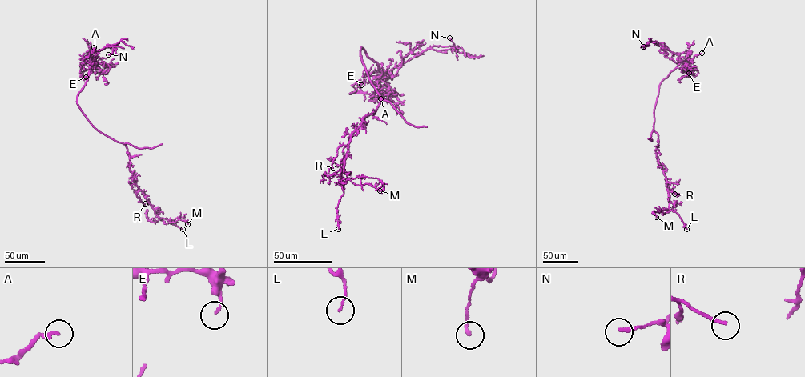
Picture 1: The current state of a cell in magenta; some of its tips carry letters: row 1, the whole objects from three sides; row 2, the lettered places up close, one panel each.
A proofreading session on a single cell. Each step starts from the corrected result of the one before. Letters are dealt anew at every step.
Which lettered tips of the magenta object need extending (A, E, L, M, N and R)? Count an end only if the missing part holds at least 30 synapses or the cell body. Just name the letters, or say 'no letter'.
no letter

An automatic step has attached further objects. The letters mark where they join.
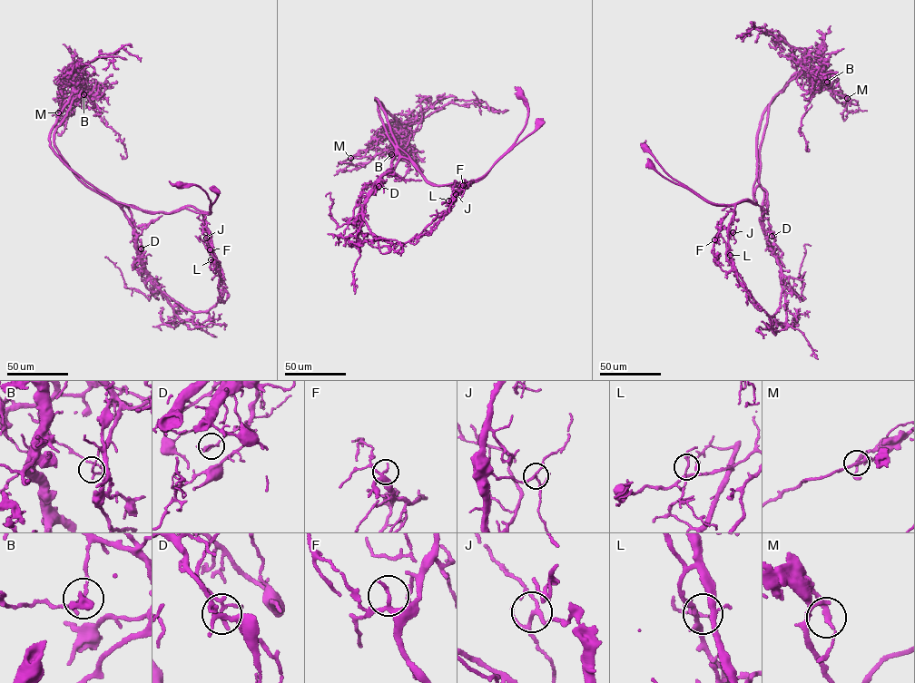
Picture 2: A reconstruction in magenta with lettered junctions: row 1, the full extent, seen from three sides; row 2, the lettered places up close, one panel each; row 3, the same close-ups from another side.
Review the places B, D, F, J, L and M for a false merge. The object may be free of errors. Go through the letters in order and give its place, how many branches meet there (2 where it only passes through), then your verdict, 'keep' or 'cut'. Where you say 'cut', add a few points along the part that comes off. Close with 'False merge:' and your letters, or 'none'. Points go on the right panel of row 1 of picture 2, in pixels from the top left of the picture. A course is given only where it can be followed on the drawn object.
B: at (827, 82); 2 branches meet; cut; foreign part runs (827, 82), (816, 70), (797, 72), (757, 131), (760, 224), (782, 288), (772, 317), (737, 281), (717, 221)
D: at (772, 236); 2 branches meet; keep
F: at (714, 239); 2 branches meet; keep
J: at (732, 232); 3 branches meet; keep
L: at (730, 255); 2 branches meet; keep
M: at (847, 98); 2 branches meet; keep
False merge: B

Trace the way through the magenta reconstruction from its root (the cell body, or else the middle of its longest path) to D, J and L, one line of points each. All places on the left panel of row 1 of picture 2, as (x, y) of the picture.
D: (215, 190), (208, 214), (185, 208), (149, 213), (128, 205), (135, 247), (141, 248)
J: (215, 190), (218, 194), (211, 212), (201, 211), (208, 236), (206, 238)
L: (215, 190), (218, 194), (211, 212), (201, 211), (213, 256), (212, 261), (211, 259)

